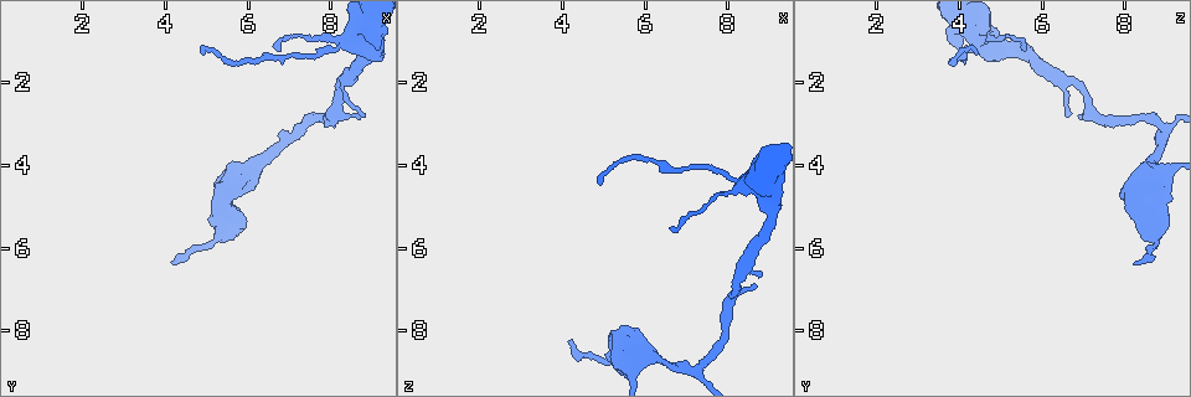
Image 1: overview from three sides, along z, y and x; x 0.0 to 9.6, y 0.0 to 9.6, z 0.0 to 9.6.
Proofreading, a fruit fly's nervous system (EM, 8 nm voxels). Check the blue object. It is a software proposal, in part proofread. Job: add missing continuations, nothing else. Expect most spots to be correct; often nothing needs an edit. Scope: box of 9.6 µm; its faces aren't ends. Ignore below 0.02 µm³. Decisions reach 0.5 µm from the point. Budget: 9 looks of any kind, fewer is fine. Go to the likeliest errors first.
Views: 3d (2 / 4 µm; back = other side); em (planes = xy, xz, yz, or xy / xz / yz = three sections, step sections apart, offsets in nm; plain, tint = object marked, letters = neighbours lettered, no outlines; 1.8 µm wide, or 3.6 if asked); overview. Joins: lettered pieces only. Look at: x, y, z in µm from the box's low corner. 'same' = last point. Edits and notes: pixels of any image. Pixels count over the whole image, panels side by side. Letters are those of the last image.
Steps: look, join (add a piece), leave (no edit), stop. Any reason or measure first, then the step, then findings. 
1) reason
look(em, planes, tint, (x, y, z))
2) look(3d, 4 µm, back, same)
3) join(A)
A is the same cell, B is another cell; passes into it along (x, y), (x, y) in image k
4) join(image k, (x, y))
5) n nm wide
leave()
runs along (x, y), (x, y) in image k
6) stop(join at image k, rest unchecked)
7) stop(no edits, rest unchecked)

an open end
look(em, planes, letters, (4.20, 6.40, 8.25))

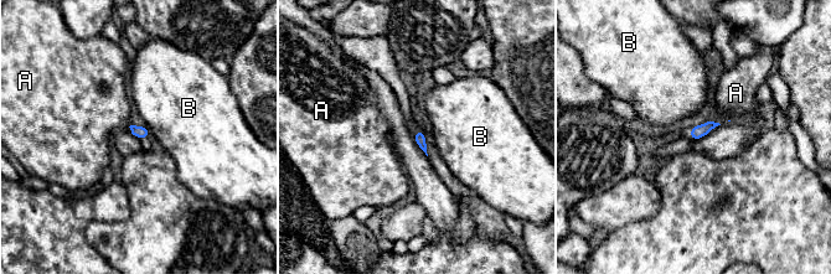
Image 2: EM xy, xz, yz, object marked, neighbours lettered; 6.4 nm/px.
leave()
A and B are other cells; border along (145, 125), (150, 135) in image 2; none of them fits

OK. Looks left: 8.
branch stops here
look(em, planes, letters, (4.90, 1.35, 4.45))

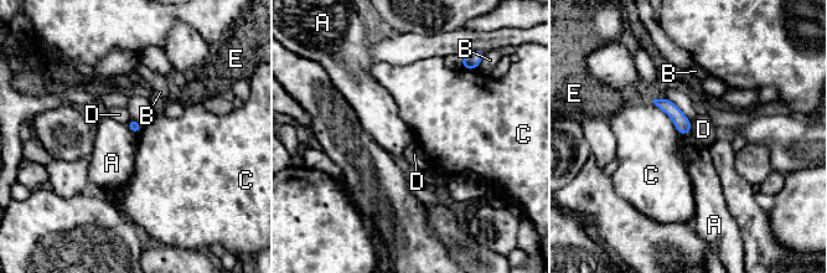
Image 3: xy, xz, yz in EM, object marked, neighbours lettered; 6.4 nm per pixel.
leave()
A, B, C, D and E are other cells; none of them fits

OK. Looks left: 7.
thick turns thin
look(em, 3.6 µm, planes, tint, (9.05, 1.15, 5.20))

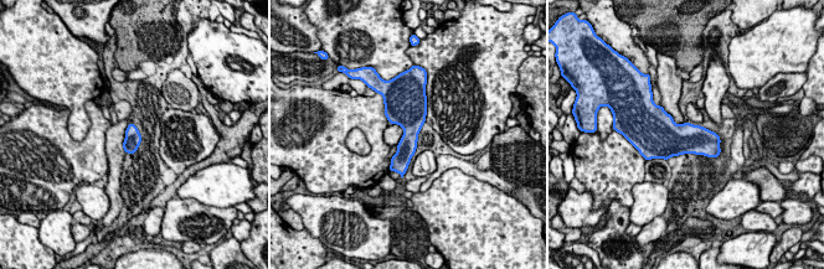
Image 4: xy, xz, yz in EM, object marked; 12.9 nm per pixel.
what lies round it
look(em, 3.6 µm, planes, letters, same)

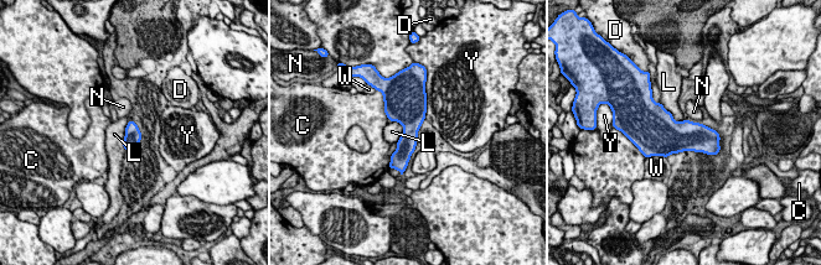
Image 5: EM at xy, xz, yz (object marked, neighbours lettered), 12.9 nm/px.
L touches over 420 nm
leave()
C, D, L, N, W and Y are other cells; border along (129, 119), (123, 140), (125, 150) in image 5; none of them fits

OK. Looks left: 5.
sudden change in width
look(em, xy, step 4, tint, (8.25, 2.00, 6.70))

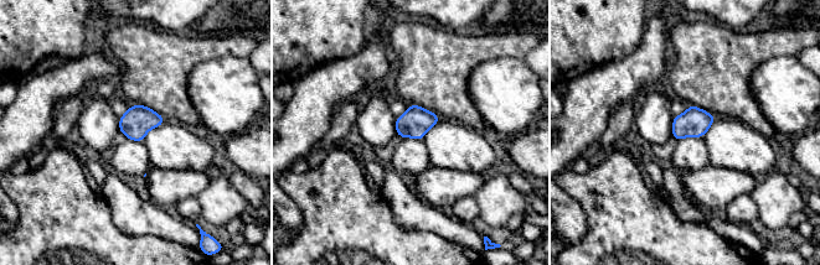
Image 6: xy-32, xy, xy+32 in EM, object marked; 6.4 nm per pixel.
cut it another way
look(em, planes, tint, same)

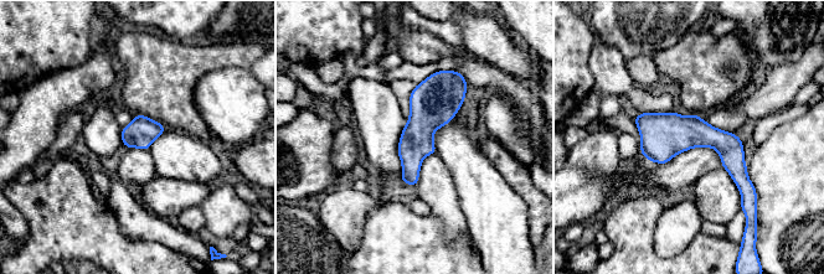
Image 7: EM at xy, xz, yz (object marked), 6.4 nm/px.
look(em, planes, letters, same)

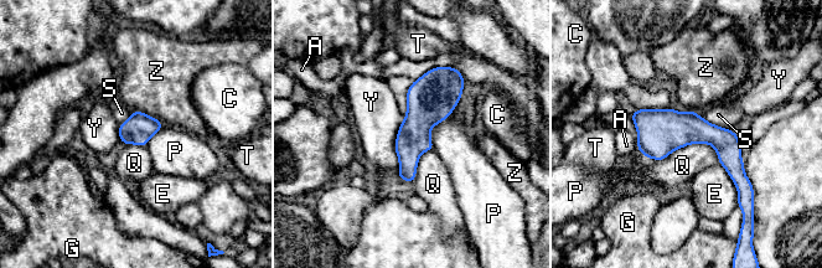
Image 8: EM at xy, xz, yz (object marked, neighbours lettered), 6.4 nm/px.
leave()
A, C, E, G, P, Q, S, T, Y and Z are other cells; runs along (635, 117), (708, 133), (746, 183) in image 8; no lettered piece goes on from it

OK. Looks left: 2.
stop(no edits, rest unchecked)

